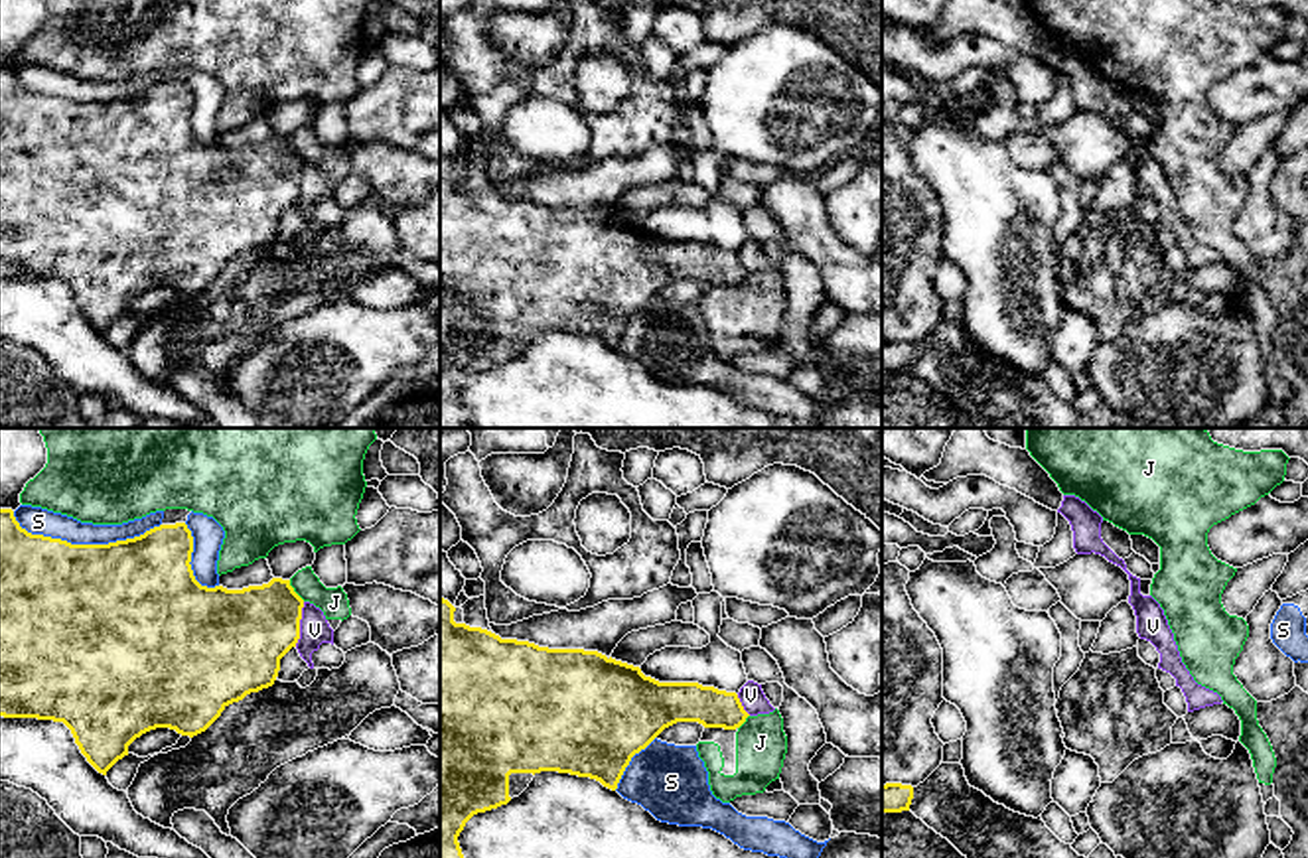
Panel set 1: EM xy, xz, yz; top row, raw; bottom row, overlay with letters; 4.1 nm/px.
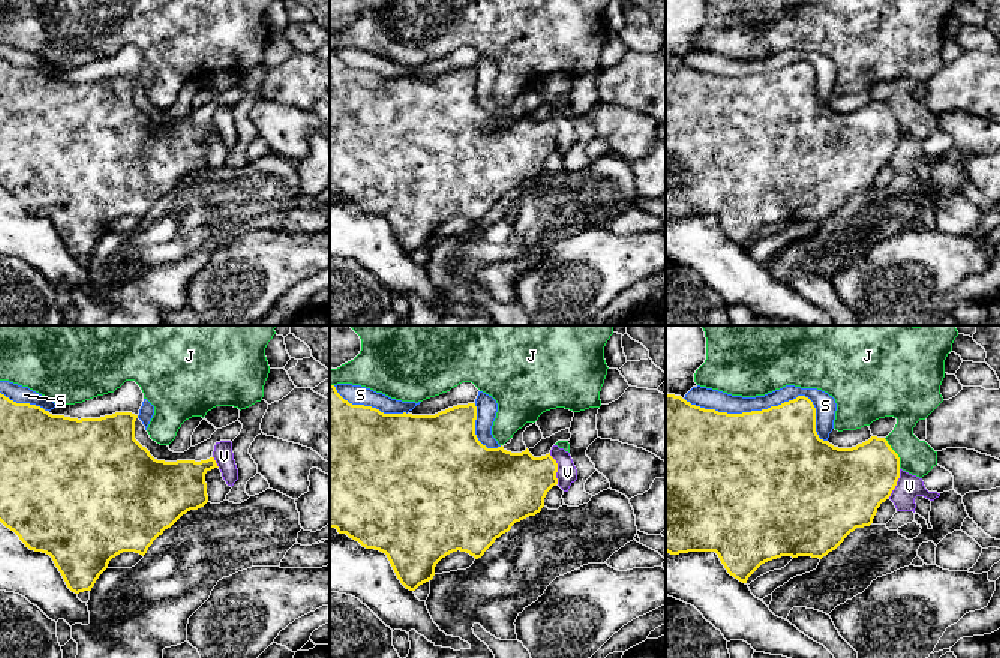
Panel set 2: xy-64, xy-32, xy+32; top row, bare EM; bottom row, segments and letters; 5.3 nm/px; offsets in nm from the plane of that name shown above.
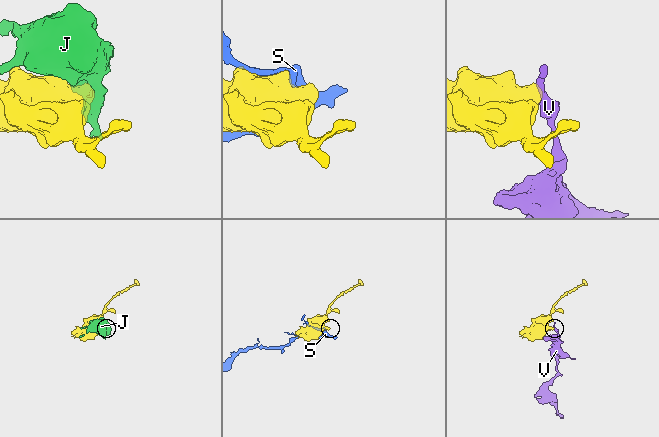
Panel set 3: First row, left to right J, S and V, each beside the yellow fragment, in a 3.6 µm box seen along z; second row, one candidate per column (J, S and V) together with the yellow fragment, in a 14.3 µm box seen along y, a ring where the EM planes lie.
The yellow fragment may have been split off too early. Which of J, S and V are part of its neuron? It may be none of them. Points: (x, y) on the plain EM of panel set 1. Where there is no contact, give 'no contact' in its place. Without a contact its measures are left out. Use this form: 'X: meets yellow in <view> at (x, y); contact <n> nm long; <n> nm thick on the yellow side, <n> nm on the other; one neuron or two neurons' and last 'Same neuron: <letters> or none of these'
J: meets yellow in xy at (292, 148); contact 110 nm long; 360 nm thick on the yellow side, 120 nm on the other; two neurons
S: meets yellow in xy at (83, 103); contact 600 nm long; 500 nm thick on the yellow side, 110 nm on the other; two neurons
V: meets yellow in xy at (298, 182); contact 190 nm long; 380 nm thick on the yellow side, 130 nm on the other; two neurons
Same neuron: none of these

